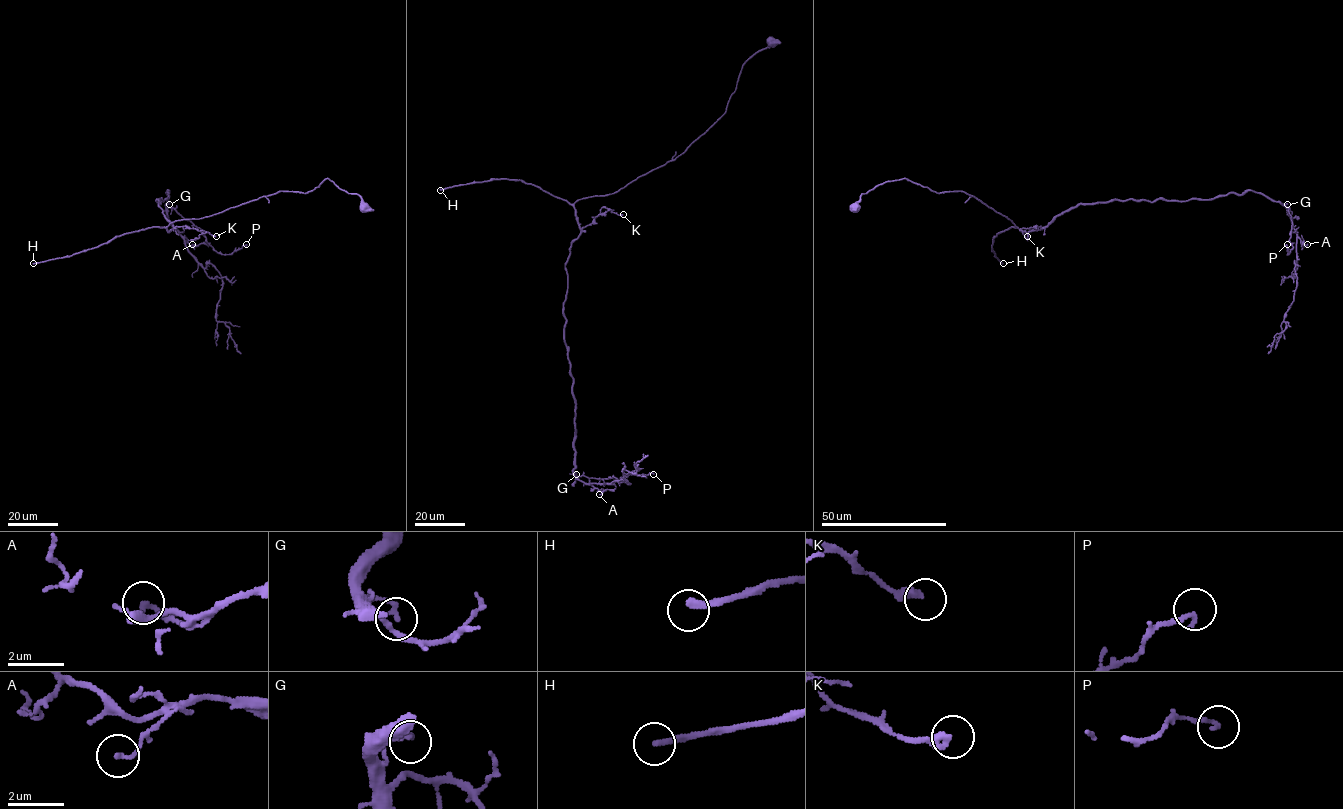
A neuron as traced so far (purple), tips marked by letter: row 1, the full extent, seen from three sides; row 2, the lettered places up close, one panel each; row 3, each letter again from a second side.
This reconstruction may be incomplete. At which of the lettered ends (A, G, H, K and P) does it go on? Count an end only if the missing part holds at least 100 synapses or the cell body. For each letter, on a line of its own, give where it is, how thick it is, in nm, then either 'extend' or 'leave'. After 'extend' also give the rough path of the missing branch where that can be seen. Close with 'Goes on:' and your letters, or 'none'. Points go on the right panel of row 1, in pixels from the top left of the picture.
A: at (1307, 244); 150 nm thick; leave
G: at (1287, 204); 150 nm thick; leave
H: at (1003, 263); 240 nm thick; extend; missing branch runs (1003, 263), (1094, 216), (1259, 206), (1290, 222), (1298, 245), (1298, 347)
K: at (1027, 236); 320 nm thick; leave
P: at (1287, 244); 180 nm thick; leave
Goes on: H

